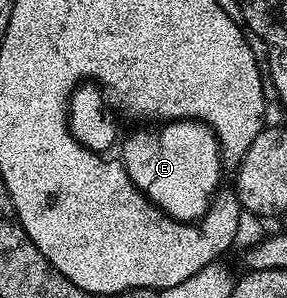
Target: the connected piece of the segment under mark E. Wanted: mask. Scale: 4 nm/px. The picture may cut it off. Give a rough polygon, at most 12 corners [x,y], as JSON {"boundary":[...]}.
{"boundary":[[201,121],[138,129],[121,164],[176,221],[215,196],[218,138]]}

